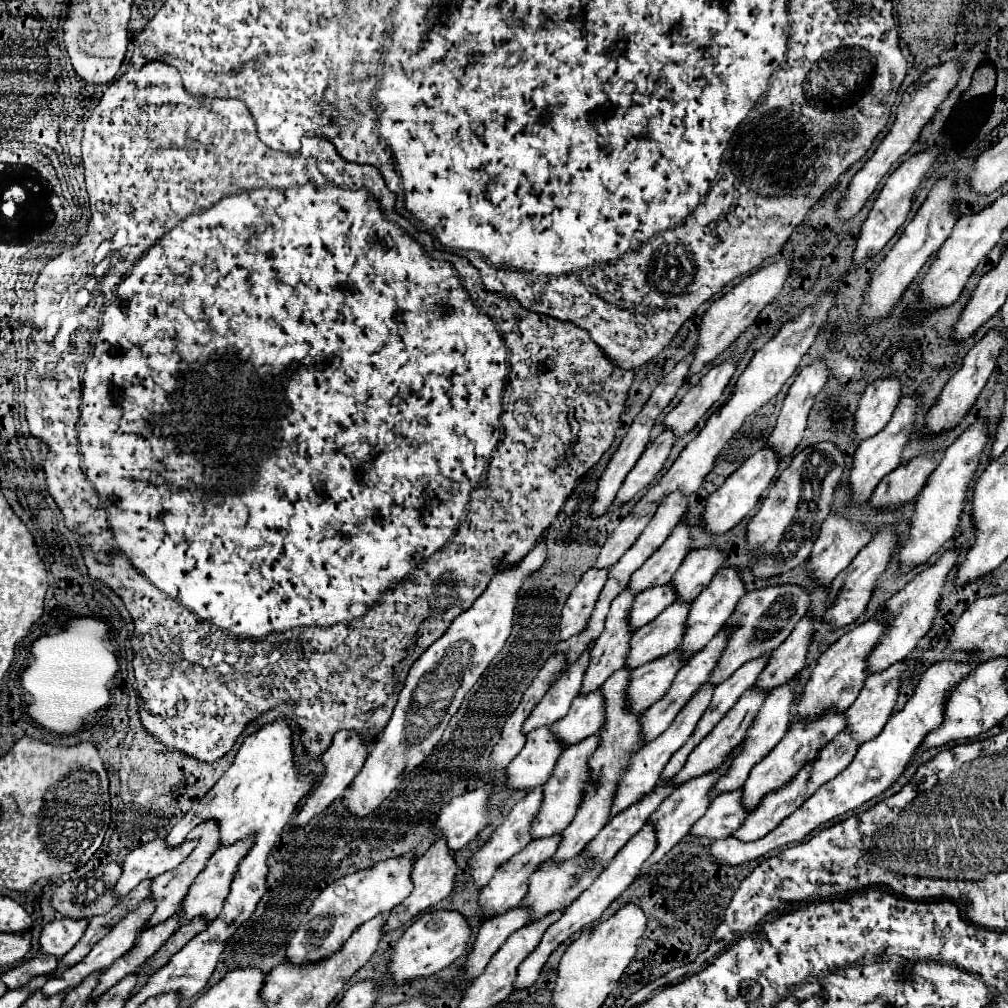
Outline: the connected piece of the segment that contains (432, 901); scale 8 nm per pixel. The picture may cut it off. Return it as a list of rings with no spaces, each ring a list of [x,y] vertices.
[[[439,839],[437,843],[433,843],[433,847],[431,847],[419,861],[415,861],[413,871],[411,871],[413,891],[411,891],[411,895],[409,895],[399,907],[395,907],[395,909],[387,915],[387,921],[385,921],[385,925],[383,925],[383,931],[389,933],[389,931],[399,929],[399,927],[405,925],[411,917],[423,913],[427,907],[437,905],[441,899],[445,899],[445,897],[451,893],[451,889],[453,889],[455,873],[457,873],[457,865],[453,863],[453,855],[451,855],[451,851],[447,849],[445,841]]]

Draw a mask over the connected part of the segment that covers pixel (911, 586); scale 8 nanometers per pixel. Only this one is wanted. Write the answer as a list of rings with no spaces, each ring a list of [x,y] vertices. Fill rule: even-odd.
[[[949,549],[947,553],[941,555],[941,559],[933,565],[921,571],[911,583],[907,583],[905,589],[901,589],[897,595],[893,595],[885,603],[885,613],[889,613],[889,621],[893,621],[893,629],[881,637],[881,645],[873,649],[873,657],[869,657],[869,675],[881,673],[889,669],[893,663],[901,661],[909,651],[915,649],[915,645],[927,635],[927,631],[933,625],[933,619],[937,615],[937,603],[939,603],[939,593],[941,587],[945,585],[947,573],[955,567],[957,561],[957,549]]]

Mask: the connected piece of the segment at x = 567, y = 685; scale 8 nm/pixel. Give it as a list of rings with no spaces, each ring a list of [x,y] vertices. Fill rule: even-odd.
[[[587,647],[587,651],[575,663],[569,665],[569,669],[549,687],[549,691],[545,693],[541,703],[537,703],[537,707],[531,711],[531,715],[527,717],[527,721],[523,725],[525,735],[533,729],[553,725],[557,719],[567,715],[571,701],[579,695],[585,669],[589,665],[589,649],[591,647]]]

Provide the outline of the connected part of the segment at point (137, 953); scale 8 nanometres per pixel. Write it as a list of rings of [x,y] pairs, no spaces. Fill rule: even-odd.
[[[173,915],[155,927],[143,929],[139,933],[133,949],[129,949],[129,953],[125,953],[125,957],[119,957],[109,969],[105,969],[105,973],[101,973],[99,985],[91,993],[91,1001],[101,997],[101,993],[105,993],[105,989],[109,989],[109,985],[115,985],[117,981],[121,981],[121,977],[135,973],[177,931],[179,925],[181,925],[181,917]]]

